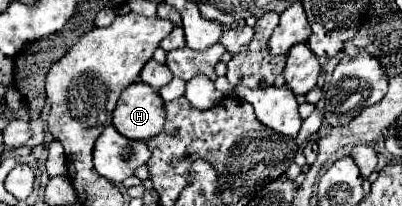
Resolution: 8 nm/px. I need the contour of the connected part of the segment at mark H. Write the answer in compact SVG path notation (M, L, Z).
M142 81L128 85L116 105L114 127L128 139L150 139L164 127L164 101Z

